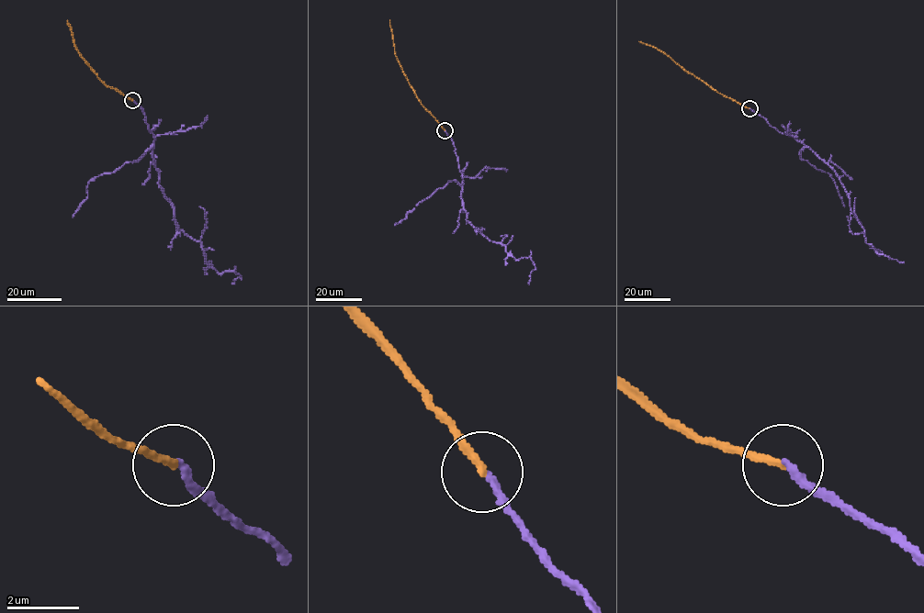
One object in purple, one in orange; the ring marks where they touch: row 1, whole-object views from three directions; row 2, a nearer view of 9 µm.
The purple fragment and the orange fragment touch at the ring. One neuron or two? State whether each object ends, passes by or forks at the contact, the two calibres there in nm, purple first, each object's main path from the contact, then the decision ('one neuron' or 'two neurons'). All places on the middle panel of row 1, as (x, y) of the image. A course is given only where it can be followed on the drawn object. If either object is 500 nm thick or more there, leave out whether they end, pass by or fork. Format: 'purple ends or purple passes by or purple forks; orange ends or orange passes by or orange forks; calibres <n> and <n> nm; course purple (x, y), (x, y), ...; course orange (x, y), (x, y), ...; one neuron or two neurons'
purple ends; orange ends; calibres 190 and 200 nm; course purple (445, 130), (462, 175), (467, 219), (517, 260), (529, 257), (535, 268), (529, 284); course orange (445, 130), (423, 106), (405, 76), (394, 51), (389, 20); one neuron

